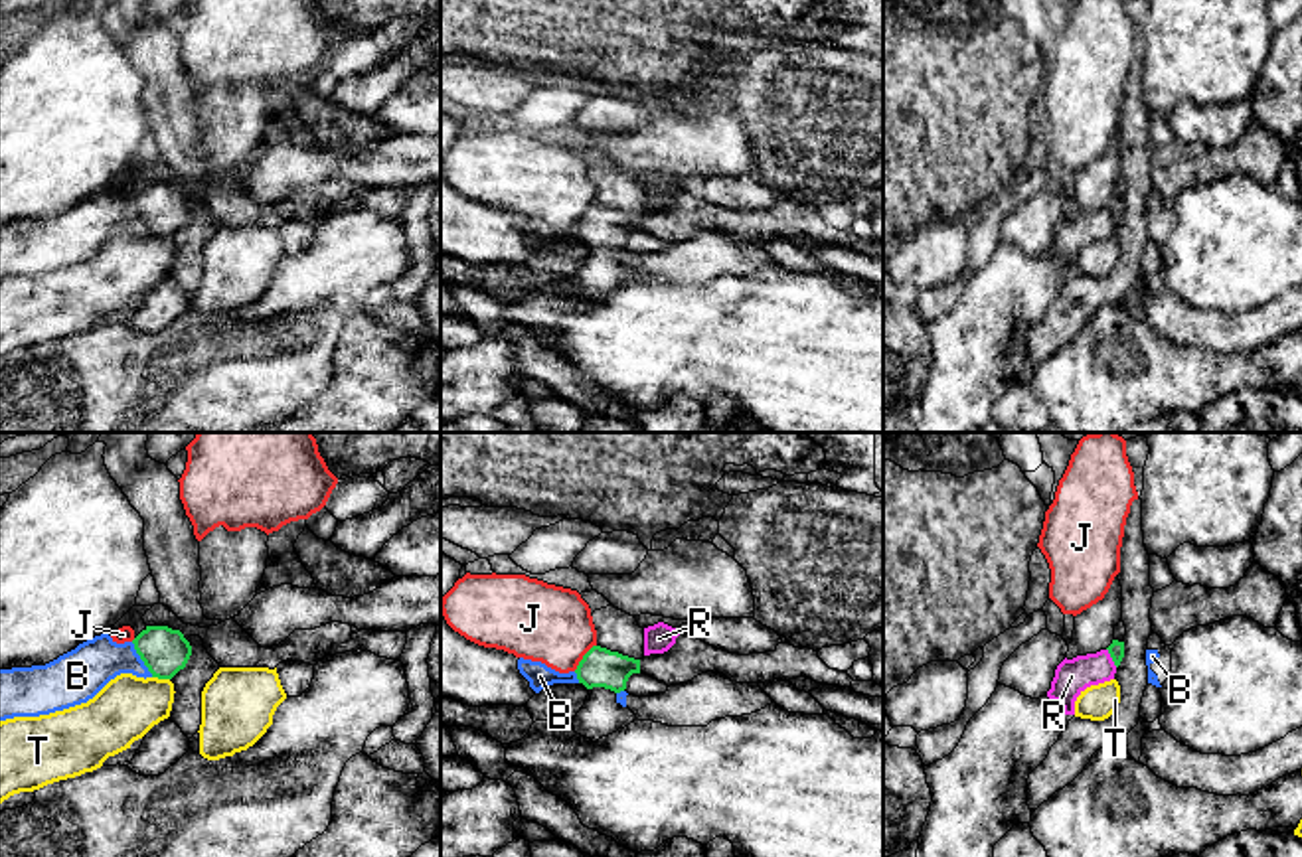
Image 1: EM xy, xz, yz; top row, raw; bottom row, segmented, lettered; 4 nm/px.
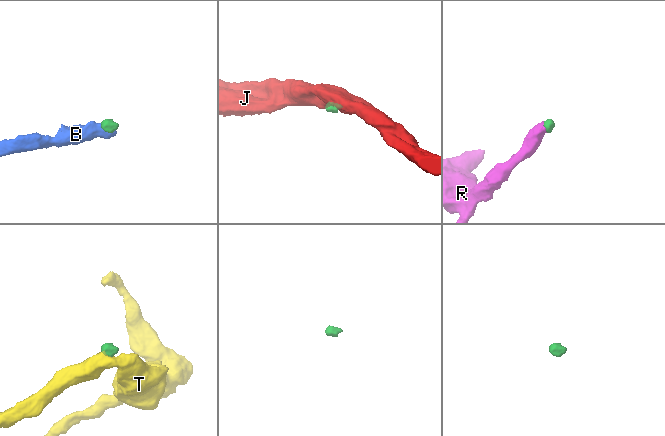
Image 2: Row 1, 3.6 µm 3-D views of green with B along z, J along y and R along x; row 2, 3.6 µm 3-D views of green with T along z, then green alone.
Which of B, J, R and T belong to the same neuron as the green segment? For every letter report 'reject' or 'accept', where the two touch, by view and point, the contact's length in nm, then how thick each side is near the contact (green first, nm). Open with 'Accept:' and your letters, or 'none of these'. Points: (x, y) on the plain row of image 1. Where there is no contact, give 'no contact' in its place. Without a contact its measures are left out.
Accept: R
B: reject | xy (141, 216) | 170 nm | 190/200 nm
J: reject | xz (583, 216) | 140 nm | 160/320 nm
R: accept | yz (1111, 214) | 90 nm | 60/140 nm
T: reject | xy (161, 235) | 70 nm | 190/260 nm

